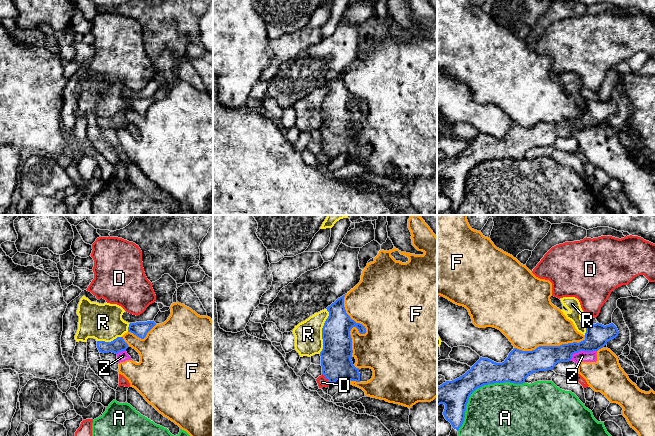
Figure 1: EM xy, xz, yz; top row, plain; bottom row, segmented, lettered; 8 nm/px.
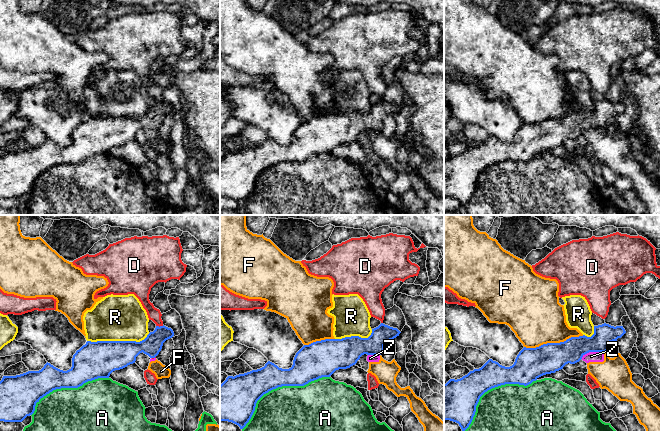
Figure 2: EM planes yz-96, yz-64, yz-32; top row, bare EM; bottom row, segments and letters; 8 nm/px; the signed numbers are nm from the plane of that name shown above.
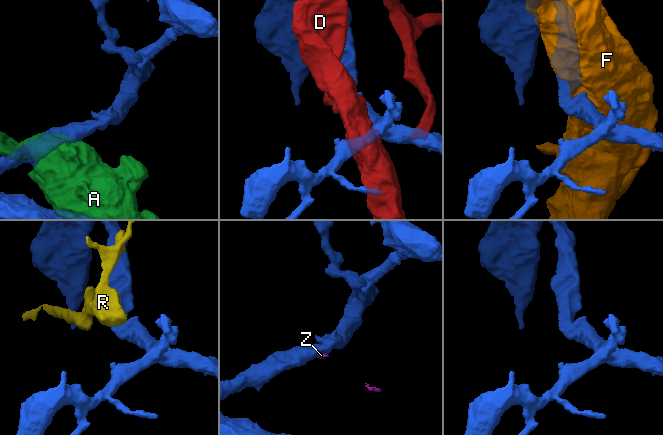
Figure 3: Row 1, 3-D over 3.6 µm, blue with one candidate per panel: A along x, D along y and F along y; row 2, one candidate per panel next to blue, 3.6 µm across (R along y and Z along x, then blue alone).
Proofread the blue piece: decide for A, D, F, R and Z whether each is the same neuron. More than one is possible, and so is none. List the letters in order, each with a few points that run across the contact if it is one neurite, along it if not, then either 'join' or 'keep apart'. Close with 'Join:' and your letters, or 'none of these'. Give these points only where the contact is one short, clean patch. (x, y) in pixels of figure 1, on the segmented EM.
A: keep apart
D: keep apart
F: keep apart
R: keep apart
Z: yz (596, 350), (575, 352), (570, 360) | keep apart
Join: none of these

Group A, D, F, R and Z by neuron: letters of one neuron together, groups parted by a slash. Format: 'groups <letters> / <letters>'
groups A / D / F Z / R

